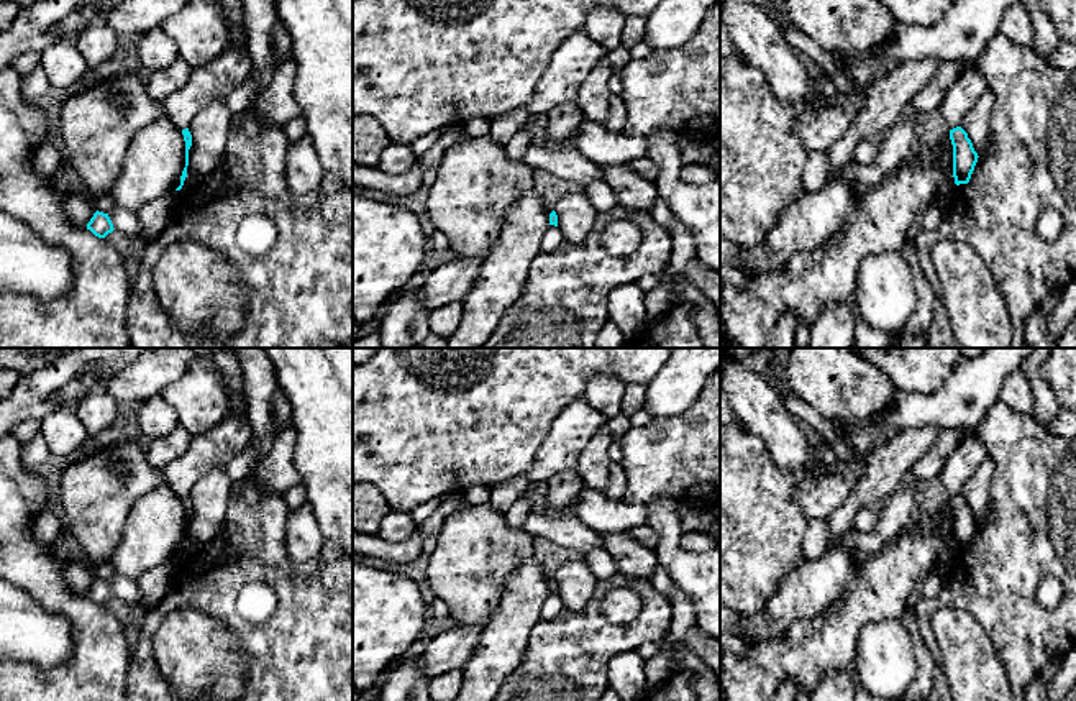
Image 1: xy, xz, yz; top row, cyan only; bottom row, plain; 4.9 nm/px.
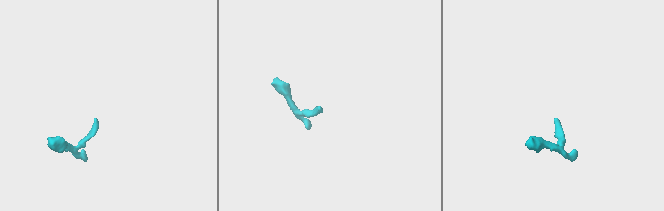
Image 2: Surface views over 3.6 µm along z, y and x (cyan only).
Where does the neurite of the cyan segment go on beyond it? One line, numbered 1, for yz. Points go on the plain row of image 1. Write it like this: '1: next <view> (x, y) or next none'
1: next none

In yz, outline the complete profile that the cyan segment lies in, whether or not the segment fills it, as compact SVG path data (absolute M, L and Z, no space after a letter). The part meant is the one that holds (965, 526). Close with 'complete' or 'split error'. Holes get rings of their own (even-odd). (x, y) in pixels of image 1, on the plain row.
M961 494L950 497L950 507L953 512L955 552L968 552L979 524L974 519L973 511L968 506L968 501Z; complete

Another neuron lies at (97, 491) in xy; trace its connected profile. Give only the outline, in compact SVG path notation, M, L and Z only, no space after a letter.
M141 433L67 465L59 479L57 507L66 529L82 547L85 565L92 568L102 561L112 561L134 502L161 484L166 484L164 476L146 460Z

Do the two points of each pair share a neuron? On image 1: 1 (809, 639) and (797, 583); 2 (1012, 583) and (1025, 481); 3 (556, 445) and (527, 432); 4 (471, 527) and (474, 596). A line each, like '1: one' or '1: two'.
1: two
2: one
3: two
4: one

